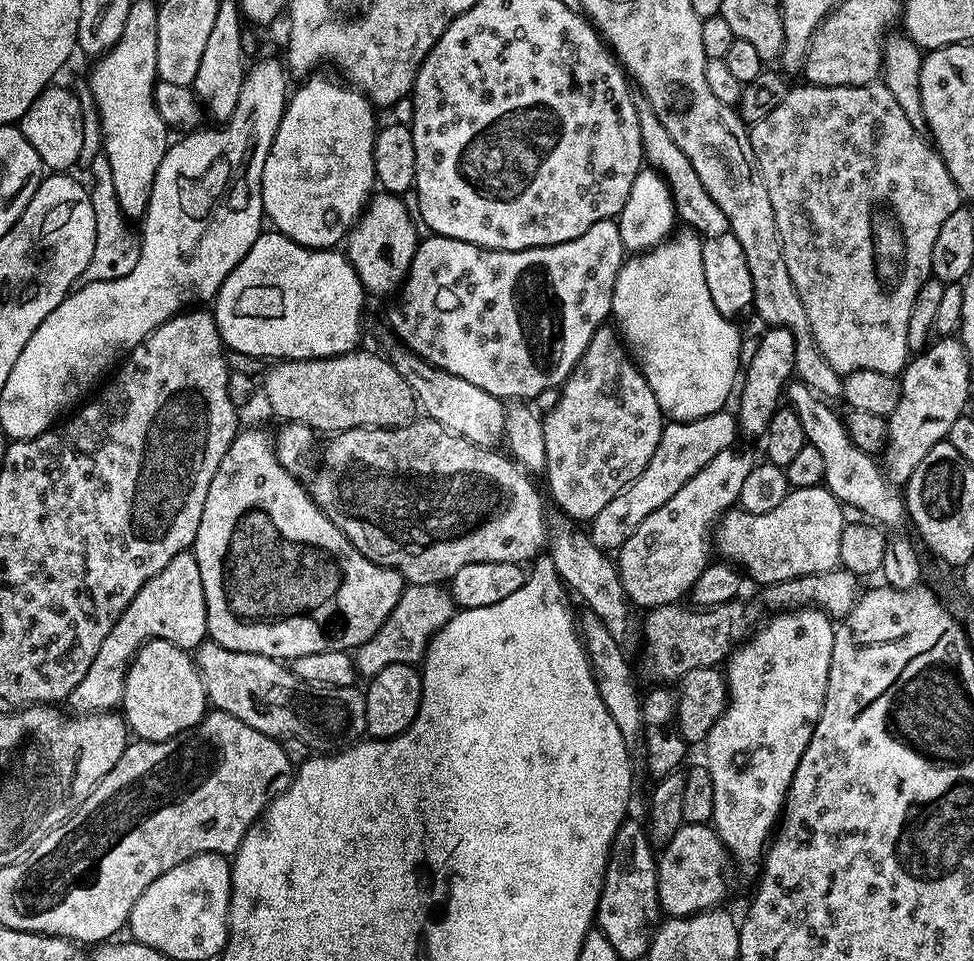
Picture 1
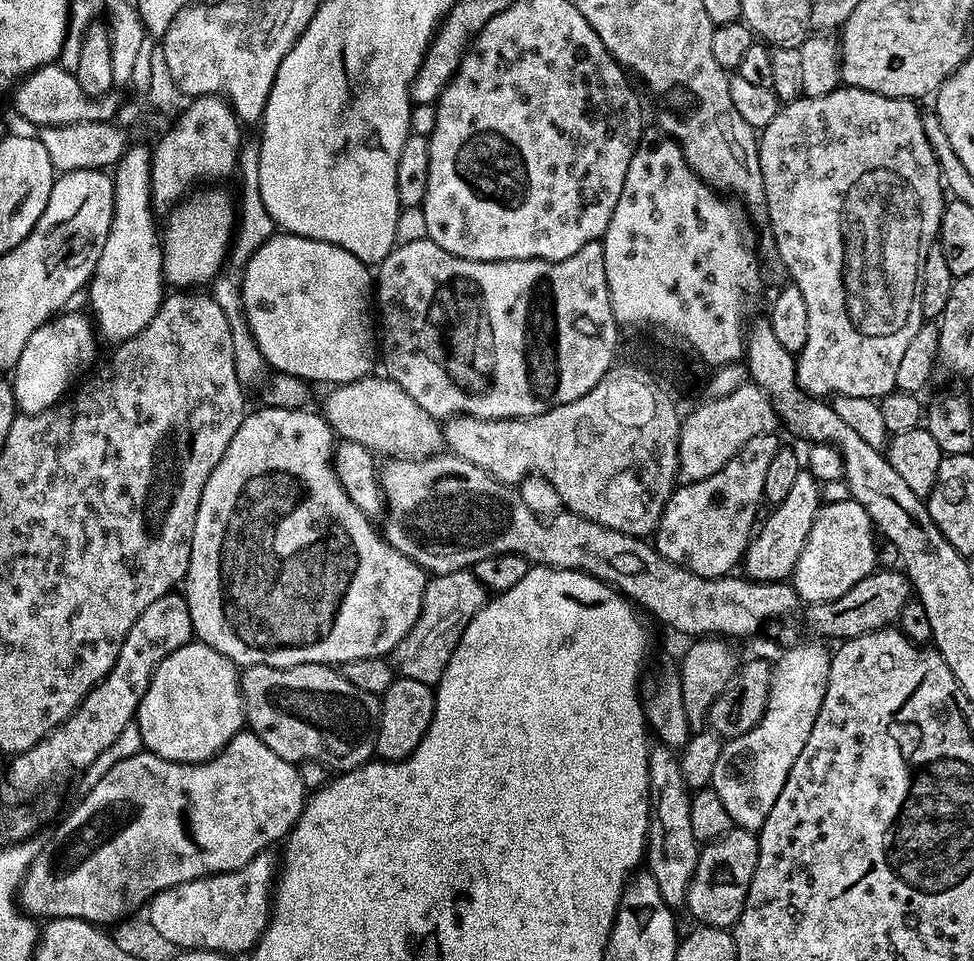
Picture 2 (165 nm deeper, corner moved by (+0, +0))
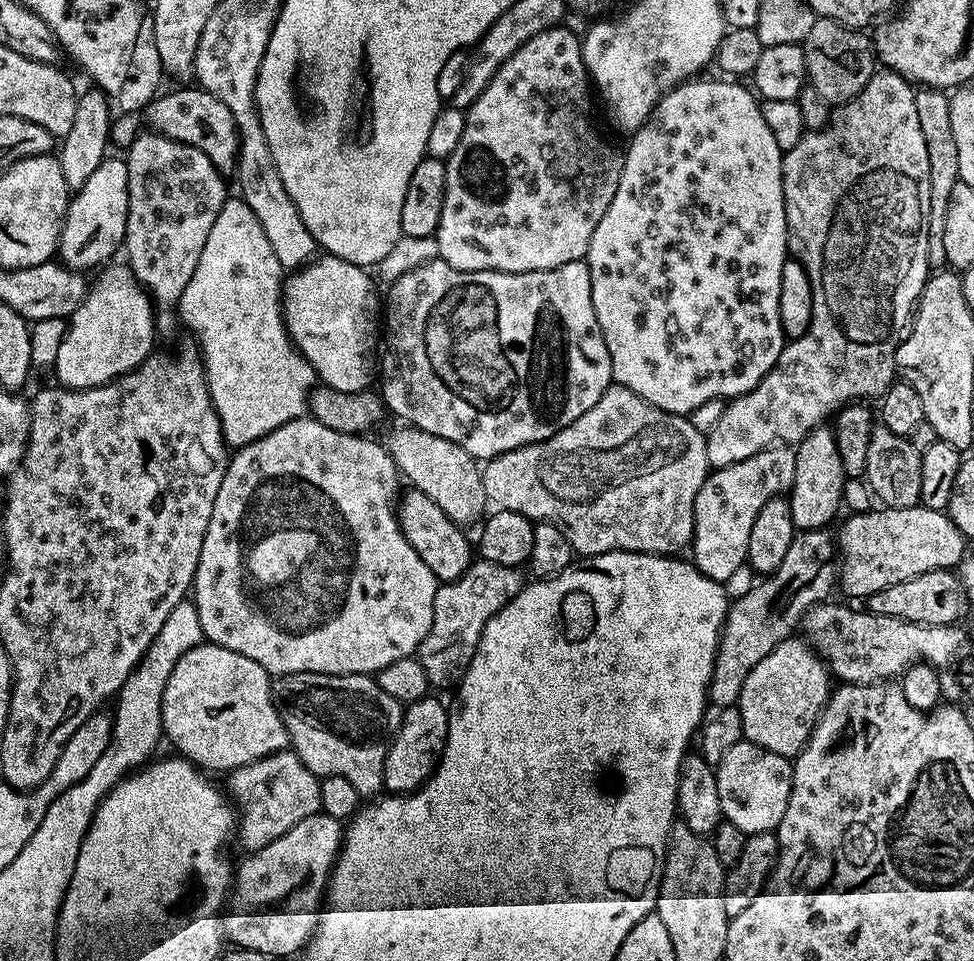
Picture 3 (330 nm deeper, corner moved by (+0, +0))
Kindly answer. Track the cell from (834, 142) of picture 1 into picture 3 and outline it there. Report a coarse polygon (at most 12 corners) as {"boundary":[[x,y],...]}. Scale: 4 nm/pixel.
{"boundary":[[877,70],[784,153],[806,334],[713,469],[883,397],[928,281],[917,89]]}

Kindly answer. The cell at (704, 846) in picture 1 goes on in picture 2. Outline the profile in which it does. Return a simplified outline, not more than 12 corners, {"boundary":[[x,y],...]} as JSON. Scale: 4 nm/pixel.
{"boundary":[[756,832],[705,843],[684,904],[731,929],[758,866]]}

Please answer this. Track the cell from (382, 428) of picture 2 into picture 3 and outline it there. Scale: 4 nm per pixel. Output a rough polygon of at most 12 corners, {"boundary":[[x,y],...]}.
{"boundary":[[400,426],[401,477],[456,524],[485,515],[482,468],[454,442]]}

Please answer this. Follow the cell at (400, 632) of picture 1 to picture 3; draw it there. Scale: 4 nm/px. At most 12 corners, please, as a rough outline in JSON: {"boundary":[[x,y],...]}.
{"boundary":[[476,558],[434,594],[418,649],[433,689],[459,685],[486,622],[524,587]]}

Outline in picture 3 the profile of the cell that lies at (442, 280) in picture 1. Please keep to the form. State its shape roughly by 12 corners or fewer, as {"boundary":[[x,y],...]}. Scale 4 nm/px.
{"boundary":[[437,258],[382,308],[378,392],[477,462],[614,383],[584,260]]}

